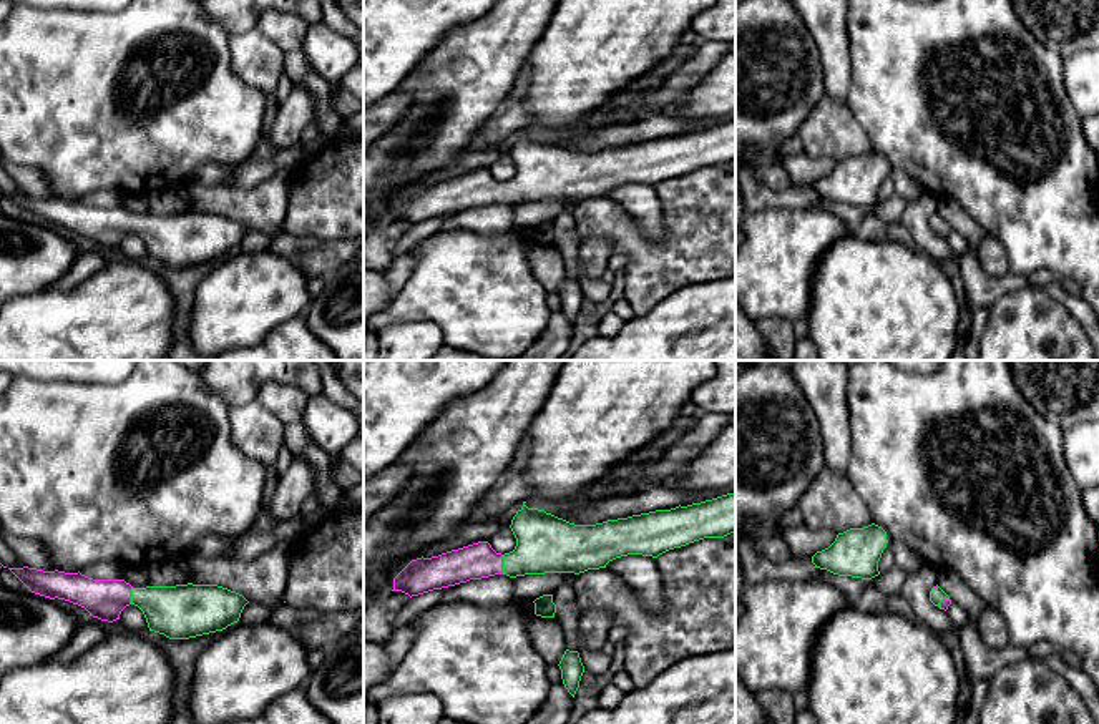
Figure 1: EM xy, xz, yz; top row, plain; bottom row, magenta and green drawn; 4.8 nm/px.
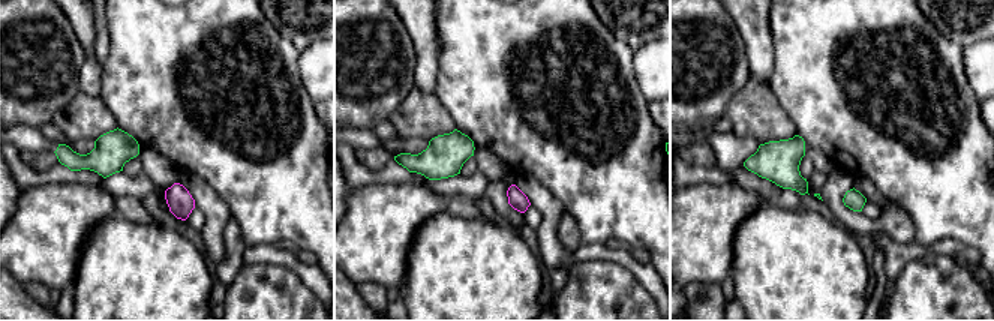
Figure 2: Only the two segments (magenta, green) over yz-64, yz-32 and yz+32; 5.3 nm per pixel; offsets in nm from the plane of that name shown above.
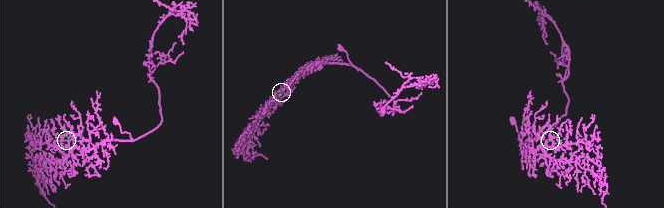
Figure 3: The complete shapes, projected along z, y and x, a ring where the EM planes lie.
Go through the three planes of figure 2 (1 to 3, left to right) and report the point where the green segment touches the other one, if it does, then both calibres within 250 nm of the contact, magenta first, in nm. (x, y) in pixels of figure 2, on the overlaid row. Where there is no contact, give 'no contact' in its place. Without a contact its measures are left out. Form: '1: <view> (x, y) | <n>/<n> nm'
1: no contact
2: no contact
3: no contact

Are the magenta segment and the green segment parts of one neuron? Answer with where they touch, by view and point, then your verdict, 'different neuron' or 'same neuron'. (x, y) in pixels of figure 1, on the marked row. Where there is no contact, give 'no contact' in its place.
meets magenta in xz at (502, 565); same neuron

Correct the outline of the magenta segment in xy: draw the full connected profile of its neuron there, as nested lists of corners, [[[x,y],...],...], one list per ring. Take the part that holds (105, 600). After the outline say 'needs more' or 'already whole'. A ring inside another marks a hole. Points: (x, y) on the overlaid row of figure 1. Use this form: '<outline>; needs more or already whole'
[[[8,568],[32,593],[65,599],[85,608],[90,616],[113,623],[120,619],[121,611],[134,604],[148,623],[149,631],[164,634],[169,639],[189,639],[216,631],[239,621],[244,606],[249,603],[242,594],[217,585],[176,585],[176,586],[146,586],[133,588],[125,580],[93,580],[78,573],[43,571],[37,568]]]; needs more

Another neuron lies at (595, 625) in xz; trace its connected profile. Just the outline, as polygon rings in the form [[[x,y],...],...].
[[[586,609],[579,616],[578,629],[583,643],[593,649],[601,649],[608,641],[608,633],[614,624],[613,614],[608,609]]]

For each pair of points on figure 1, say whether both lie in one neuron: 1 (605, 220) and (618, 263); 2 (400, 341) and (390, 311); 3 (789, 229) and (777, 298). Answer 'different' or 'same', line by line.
1: different
2: different
3: same

